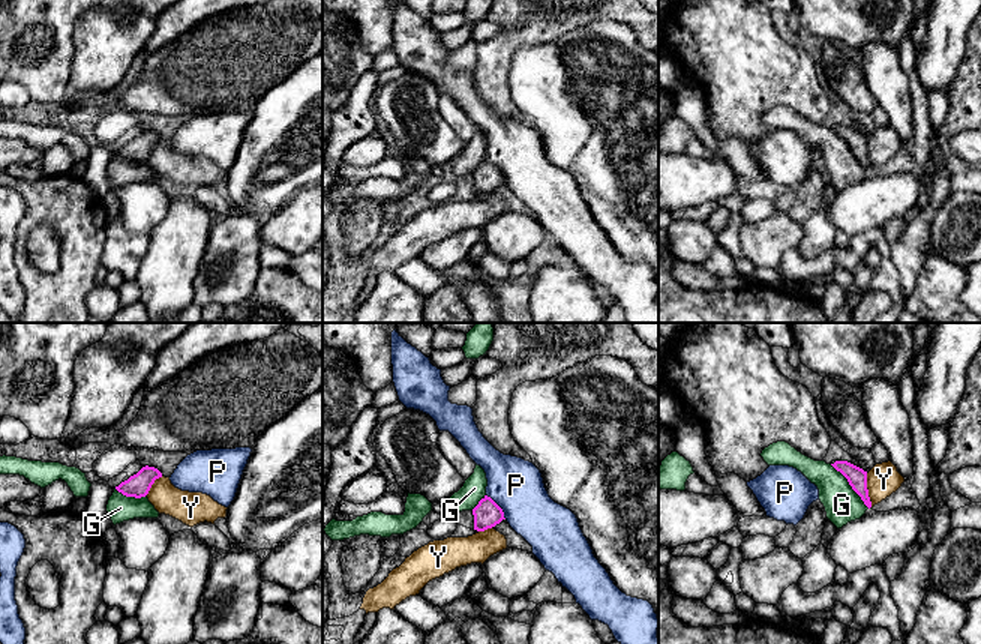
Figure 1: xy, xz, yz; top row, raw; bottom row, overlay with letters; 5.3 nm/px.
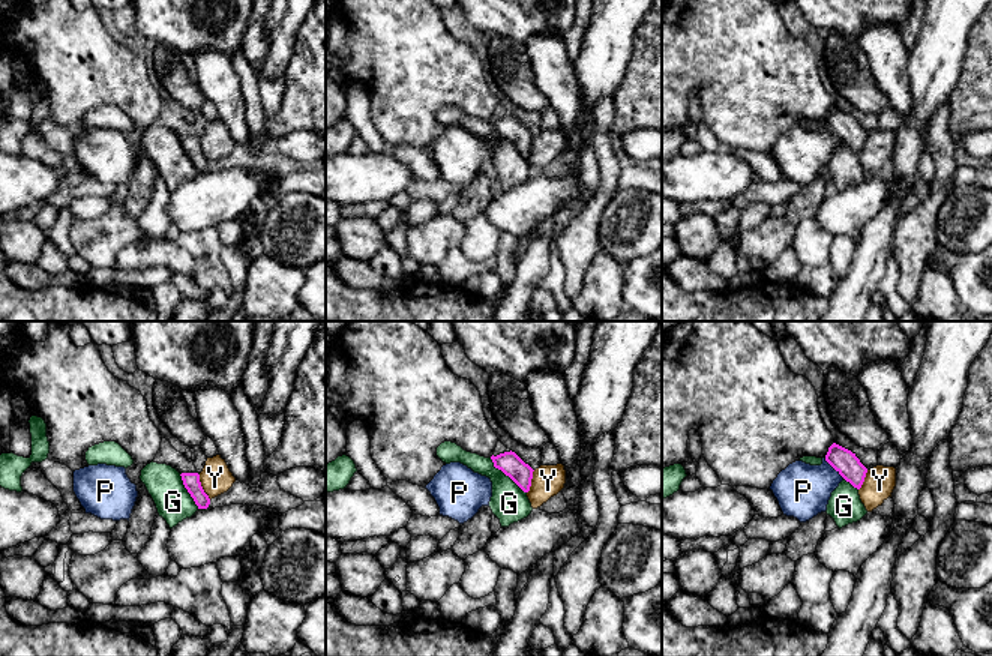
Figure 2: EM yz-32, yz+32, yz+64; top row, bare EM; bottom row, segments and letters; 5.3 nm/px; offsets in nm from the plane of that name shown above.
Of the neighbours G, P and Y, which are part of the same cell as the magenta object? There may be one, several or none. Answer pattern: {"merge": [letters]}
{"merge": []}

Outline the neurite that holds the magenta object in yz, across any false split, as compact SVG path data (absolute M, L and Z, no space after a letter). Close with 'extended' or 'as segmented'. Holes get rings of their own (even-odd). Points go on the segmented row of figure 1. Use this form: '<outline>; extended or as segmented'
M836 461L831 465L848 479L852 489L861 497L864 504L870 509L872 501L867 489L867 471L848 461Z; as segmented

